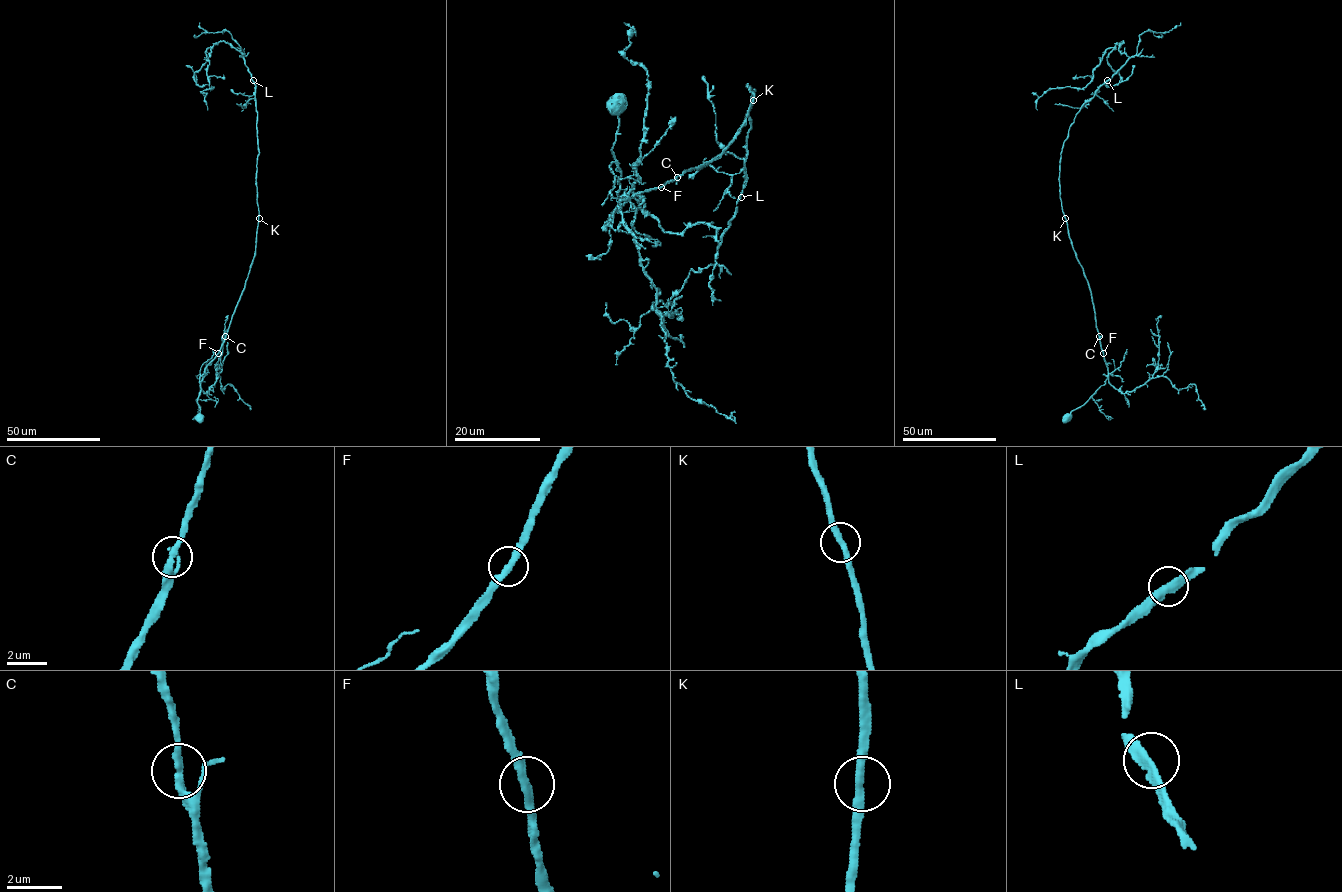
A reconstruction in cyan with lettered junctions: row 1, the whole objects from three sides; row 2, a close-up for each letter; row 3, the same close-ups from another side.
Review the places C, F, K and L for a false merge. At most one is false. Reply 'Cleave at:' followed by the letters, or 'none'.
Cleave at: none

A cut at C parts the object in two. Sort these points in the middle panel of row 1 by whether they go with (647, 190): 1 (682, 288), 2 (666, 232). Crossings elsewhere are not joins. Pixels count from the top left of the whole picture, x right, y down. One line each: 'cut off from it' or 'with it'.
1: cut off from it
2: cut off from it

